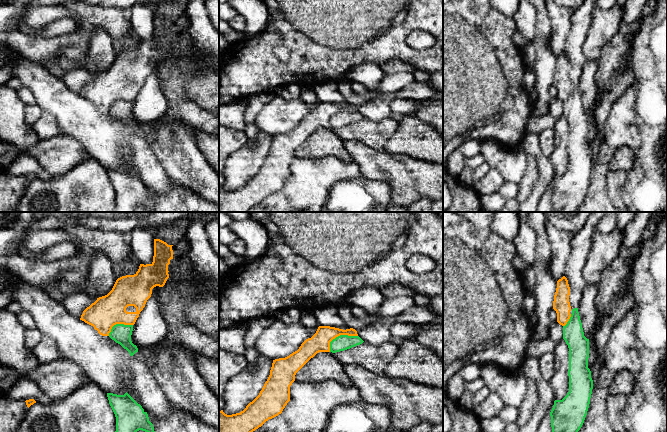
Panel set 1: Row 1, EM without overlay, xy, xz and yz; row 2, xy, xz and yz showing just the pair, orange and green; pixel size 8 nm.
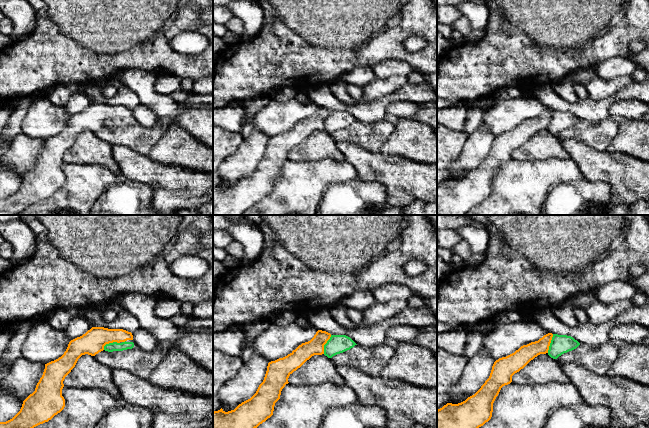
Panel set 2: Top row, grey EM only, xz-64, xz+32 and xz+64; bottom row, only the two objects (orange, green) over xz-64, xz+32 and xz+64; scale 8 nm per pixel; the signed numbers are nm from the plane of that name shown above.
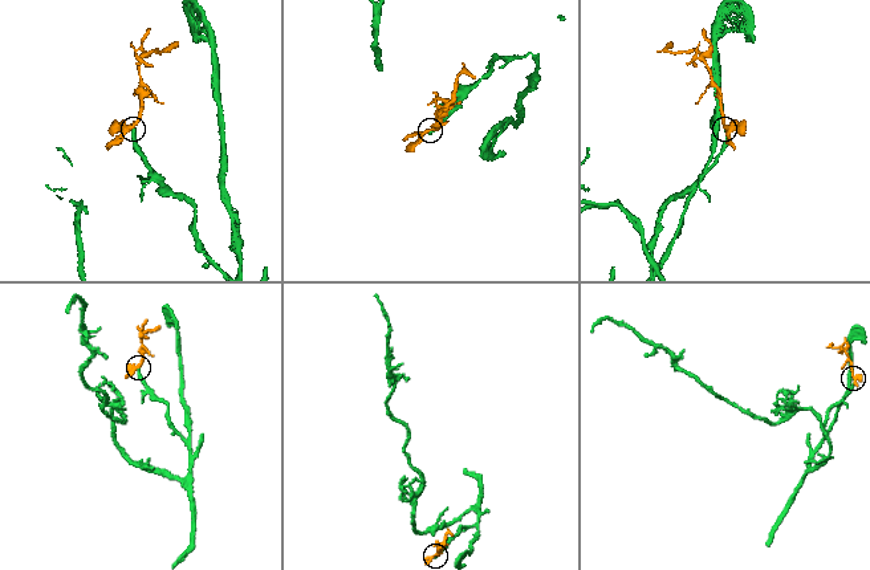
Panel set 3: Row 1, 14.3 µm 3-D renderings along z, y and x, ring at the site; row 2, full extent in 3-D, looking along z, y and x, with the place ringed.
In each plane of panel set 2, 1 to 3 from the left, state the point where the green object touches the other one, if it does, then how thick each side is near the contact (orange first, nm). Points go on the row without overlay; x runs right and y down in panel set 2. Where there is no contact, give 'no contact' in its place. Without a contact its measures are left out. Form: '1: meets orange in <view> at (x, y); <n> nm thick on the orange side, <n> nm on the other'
1: meets orange in xz-64 at (110, 118); 190 nm thick on the orange side, 70 nm on the other
2: meets orange in xz+32 at (325, 119); 140 nm thick on the orange side, 150 nm on the other
3: meets orange in xz+64 at (550, 118); 140 nm thick on the orange side, 160 nm on the other

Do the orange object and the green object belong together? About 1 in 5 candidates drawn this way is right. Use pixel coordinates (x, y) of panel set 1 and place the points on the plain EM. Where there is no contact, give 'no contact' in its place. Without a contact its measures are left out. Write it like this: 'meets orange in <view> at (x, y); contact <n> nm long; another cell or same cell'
meets orange in xz at (339, 111); contact 260 nm long; another cell

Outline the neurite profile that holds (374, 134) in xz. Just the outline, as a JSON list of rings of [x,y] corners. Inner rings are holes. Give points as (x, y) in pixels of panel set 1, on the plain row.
[[[363,118],[350,125],[333,129],[343,141],[357,141],[376,150],[384,150],[387,141],[395,134],[399,122],[386,118],[382,121],[371,121]]]

